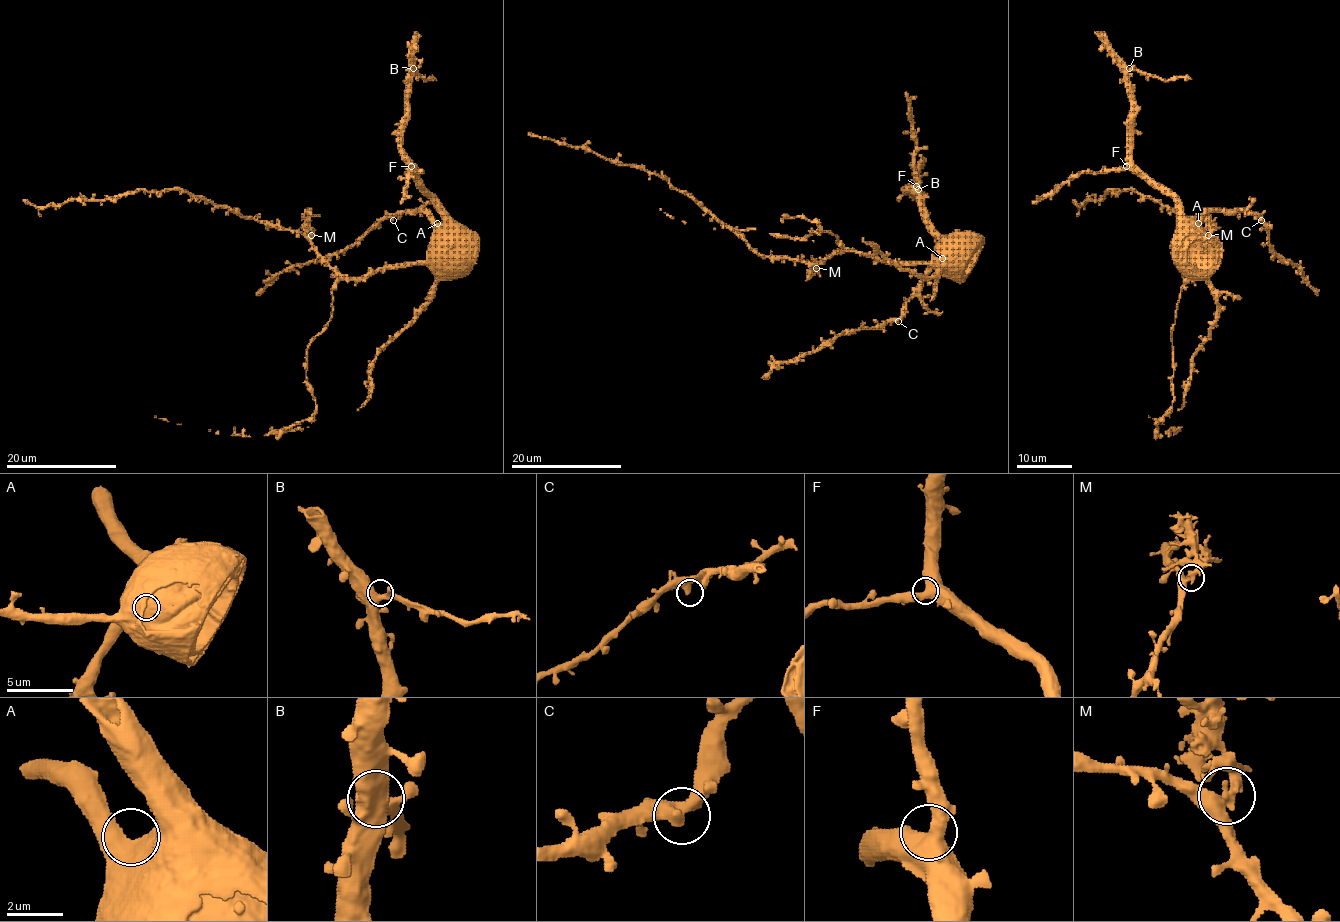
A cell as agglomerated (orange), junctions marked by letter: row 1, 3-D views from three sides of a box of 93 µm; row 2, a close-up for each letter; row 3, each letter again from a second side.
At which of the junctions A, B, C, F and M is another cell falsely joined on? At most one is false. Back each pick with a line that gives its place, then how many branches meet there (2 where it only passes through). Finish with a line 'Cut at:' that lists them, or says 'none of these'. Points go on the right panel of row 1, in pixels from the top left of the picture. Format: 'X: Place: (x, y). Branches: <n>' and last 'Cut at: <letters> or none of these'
M: Place: (1208, 235). Branches: 2
Cut at: M

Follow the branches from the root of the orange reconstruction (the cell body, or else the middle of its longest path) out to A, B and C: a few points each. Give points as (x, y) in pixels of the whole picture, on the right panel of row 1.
A: (1191, 274), (1193, 277), (1203, 267), (1198, 223)
B: (1191, 274), (1193, 277), (1203, 267), (1197, 234), (1183, 220), (1175, 201), (1162, 193), (1132, 159), (1129, 68)
C: (1191, 274), (1193, 277), (1203, 267), (1200, 219), (1205, 213), (1254, 212), (1261, 220)

